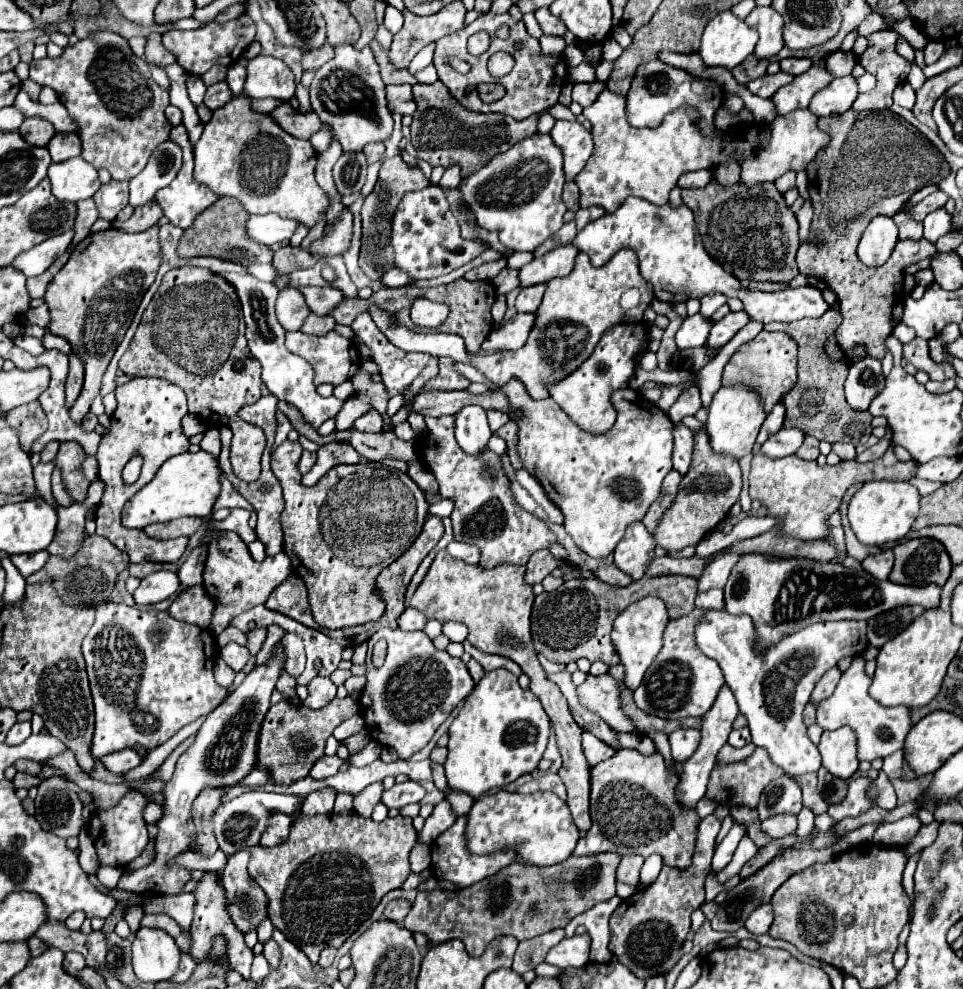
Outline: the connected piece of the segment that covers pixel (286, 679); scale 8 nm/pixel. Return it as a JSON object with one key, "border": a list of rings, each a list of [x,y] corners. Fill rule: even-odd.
{"border":[[[285,672],[285,676],[281,676],[281,680],[277,680],[277,690],[279,690],[279,692],[285,696],[285,700],[289,700],[291,704],[299,706],[299,704],[301,704],[301,700],[297,698],[295,686],[297,686],[295,678],[291,678],[287,672]]]}

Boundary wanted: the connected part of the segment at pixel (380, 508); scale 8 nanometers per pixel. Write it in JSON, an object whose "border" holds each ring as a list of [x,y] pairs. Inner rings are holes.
{"border":[[[285,440],[285,442],[283,442],[281,446],[277,446],[277,448],[273,450],[273,454],[271,454],[271,470],[273,470],[273,474],[275,474],[275,476],[279,478],[279,482],[281,482],[283,498],[285,500],[285,510],[281,512],[281,526],[283,526],[283,530],[285,530],[285,542],[283,542],[283,544],[285,544],[285,554],[291,558],[291,564],[295,564],[295,566],[293,566],[293,572],[295,572],[299,578],[303,578],[303,582],[305,582],[305,586],[307,586],[307,590],[309,590],[309,604],[311,604],[313,618],[315,618],[315,622],[317,622],[321,628],[345,628],[345,626],[357,626],[357,624],[365,624],[365,622],[371,622],[371,620],[379,620],[379,618],[383,616],[383,612],[385,612],[385,600],[381,598],[381,592],[379,592],[379,588],[377,588],[377,584],[375,584],[377,574],[379,574],[389,562],[393,562],[395,558],[399,558],[401,554],[405,554],[405,552],[411,548],[411,544],[415,542],[415,538],[417,538],[417,536],[421,534],[421,530],[423,530],[425,518],[427,518],[427,514],[429,514],[429,502],[427,502],[423,490],[421,490],[405,472],[395,470],[395,468],[389,468],[389,466],[385,466],[385,464],[381,464],[381,462],[357,462],[357,464],[339,464],[339,466],[333,466],[325,476],[321,476],[321,480],[319,480],[315,486],[305,488],[305,486],[301,484],[301,472],[299,472],[299,468],[297,468],[299,458],[301,458],[301,444],[299,444],[299,442],[289,442],[289,440]],[[331,490],[339,490],[341,498],[337,496],[337,500],[331,500],[331,502],[329,502],[329,504],[331,504],[331,506],[329,506],[331,512],[325,512],[323,506],[327,504],[327,496],[329,496]]]}

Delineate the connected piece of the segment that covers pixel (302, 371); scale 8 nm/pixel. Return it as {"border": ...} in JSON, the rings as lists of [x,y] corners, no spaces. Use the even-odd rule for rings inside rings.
{"border":[[[221,274],[225,276],[239,292],[239,300],[243,306],[243,316],[245,316],[245,324],[247,324],[247,342],[249,342],[249,350],[251,354],[259,360],[259,364],[263,366],[263,382],[267,386],[267,390],[271,394],[275,394],[279,400],[295,406],[305,422],[309,422],[313,428],[319,428],[325,420],[335,418],[335,414],[341,410],[343,402],[337,400],[335,396],[331,398],[323,398],[317,394],[315,384],[313,384],[313,368],[309,366],[309,362],[305,362],[301,356],[293,354],[287,350],[285,346],[285,328],[277,322],[275,316],[275,300],[279,294],[277,286],[257,286],[255,276],[251,274]]]}

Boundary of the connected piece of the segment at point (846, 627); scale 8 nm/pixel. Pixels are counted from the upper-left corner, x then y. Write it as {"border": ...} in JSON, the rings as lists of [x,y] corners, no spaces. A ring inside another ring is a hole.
{"border":[[[723,609],[706,610],[697,622],[693,636],[697,648],[719,662],[725,682],[737,698],[739,712],[749,722],[753,744],[765,748],[773,764],[783,768],[785,774],[801,776],[821,768],[819,750],[807,736],[801,712],[809,702],[815,684],[827,670],[843,656],[859,656],[867,648],[865,628],[867,622],[857,620],[819,622],[781,640],[767,652],[753,652],[757,635],[752,619],[747,615],[731,615]]]}

